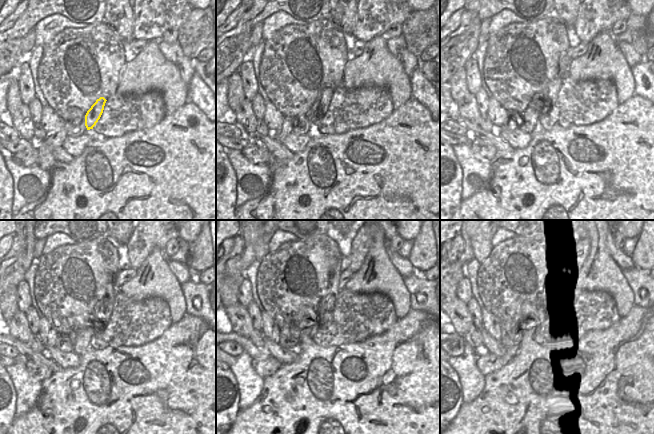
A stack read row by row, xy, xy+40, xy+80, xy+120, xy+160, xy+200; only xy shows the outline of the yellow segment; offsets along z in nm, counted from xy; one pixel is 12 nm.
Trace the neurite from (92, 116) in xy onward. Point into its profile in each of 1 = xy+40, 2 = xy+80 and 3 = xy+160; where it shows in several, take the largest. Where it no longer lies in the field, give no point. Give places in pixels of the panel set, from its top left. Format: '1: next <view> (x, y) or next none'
1: next xy+40 (319, 108)
2: next xy+80 (548, 94)
3: next xy+160 (325, 310)

